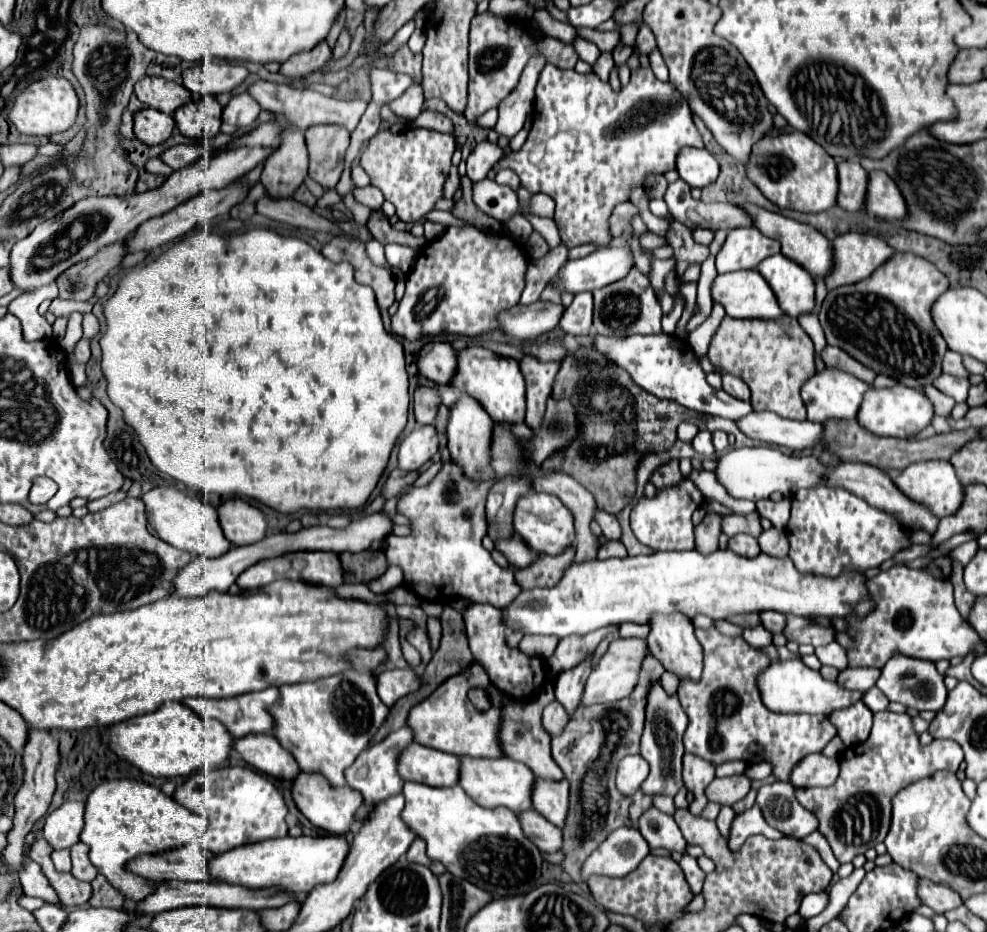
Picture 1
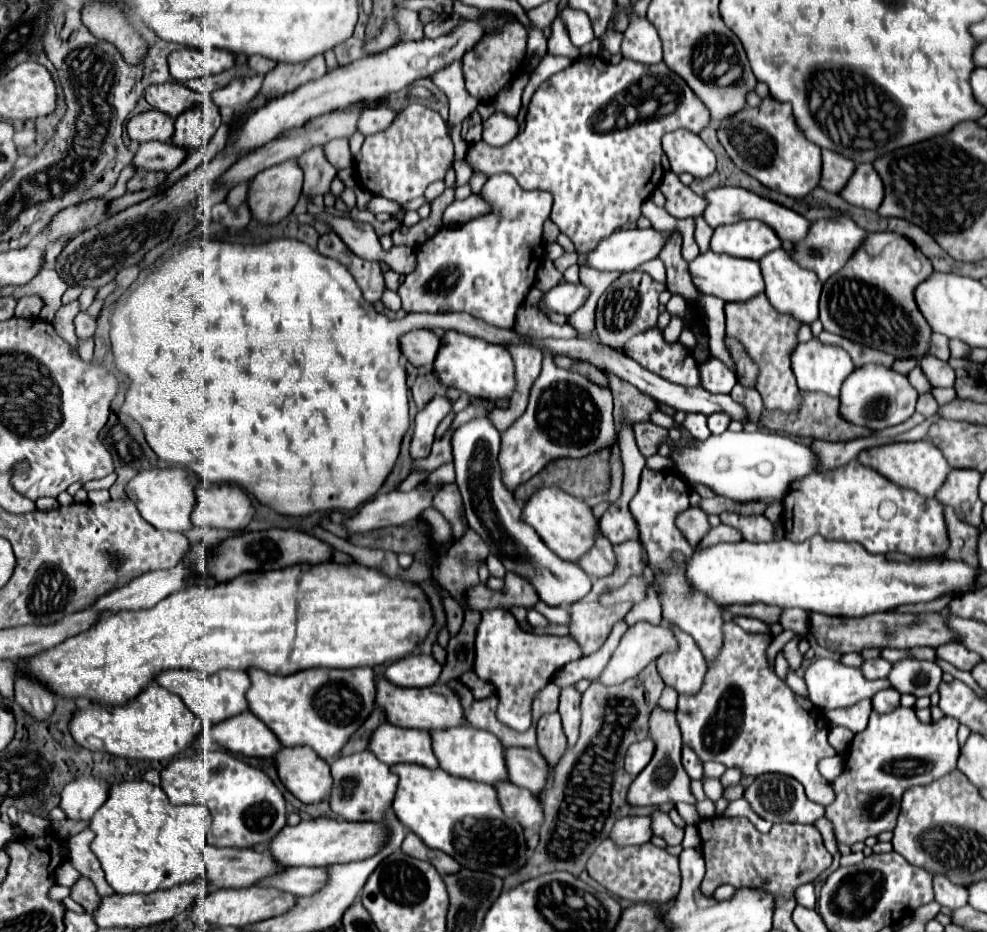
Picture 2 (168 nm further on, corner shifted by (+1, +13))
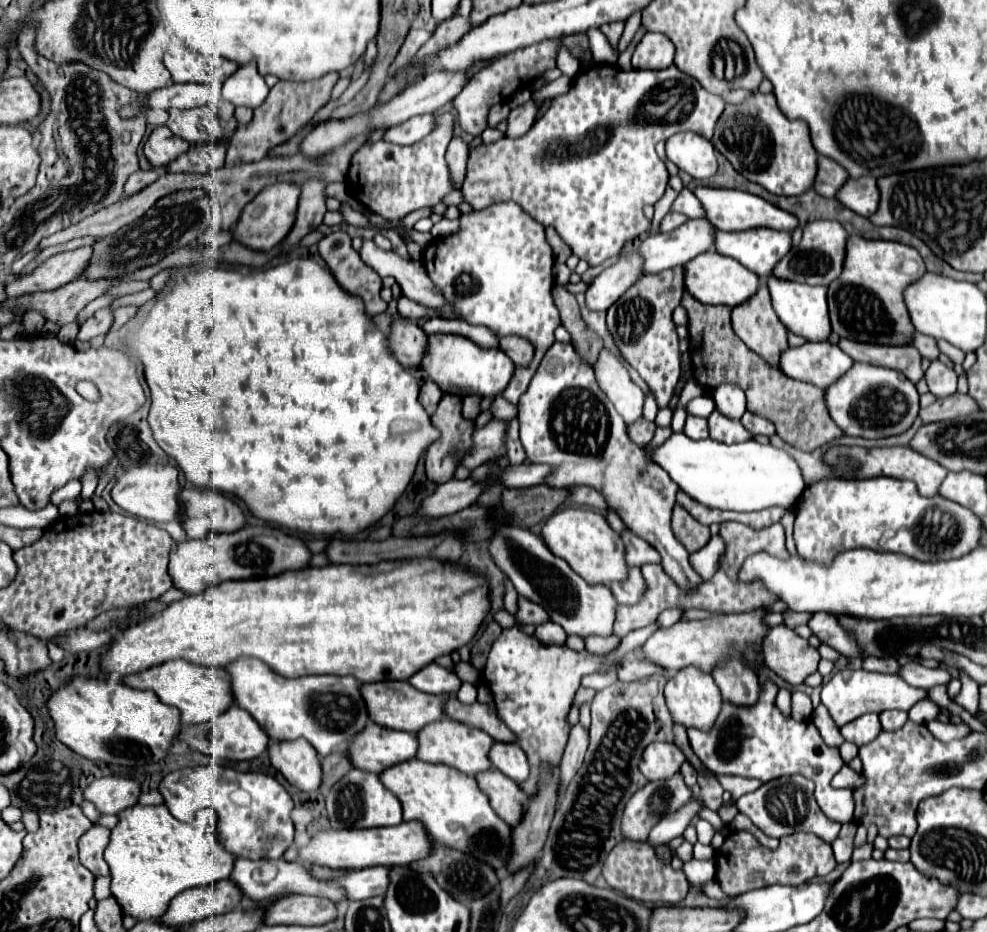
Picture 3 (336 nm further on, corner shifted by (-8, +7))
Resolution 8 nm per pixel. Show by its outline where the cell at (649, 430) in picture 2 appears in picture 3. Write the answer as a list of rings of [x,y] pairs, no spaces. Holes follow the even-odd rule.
[[[638,418],[636,422],[632,422],[632,426],[626,428],[628,430],[628,436],[634,444],[638,444],[640,448],[644,448],[646,444],[650,444],[650,440],[654,438],[654,430],[656,430],[656,424],[654,422],[648,422],[646,418]]]

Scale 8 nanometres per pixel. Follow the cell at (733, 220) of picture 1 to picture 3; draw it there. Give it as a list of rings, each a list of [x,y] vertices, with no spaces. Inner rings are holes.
[[[668,212],[664,218],[662,218],[662,222],[660,222],[660,232],[670,232],[670,230],[674,230],[676,226],[680,226],[680,224],[684,224],[688,218],[684,216],[684,214],[676,214],[676,212]]]

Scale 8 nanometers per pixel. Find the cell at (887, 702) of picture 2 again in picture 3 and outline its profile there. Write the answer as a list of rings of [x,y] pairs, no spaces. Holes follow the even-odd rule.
[[[888,710],[880,714],[882,730],[900,730],[900,726],[904,726],[906,720],[908,720],[908,714],[902,710]]]

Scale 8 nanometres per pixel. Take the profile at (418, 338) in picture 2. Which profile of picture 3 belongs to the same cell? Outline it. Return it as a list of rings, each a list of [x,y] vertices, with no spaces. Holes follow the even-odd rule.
[[[396,318],[388,336],[388,350],[404,368],[416,368],[428,350],[428,340],[418,324]]]

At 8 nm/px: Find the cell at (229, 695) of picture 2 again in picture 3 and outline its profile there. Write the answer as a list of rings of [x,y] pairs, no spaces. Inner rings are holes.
[[[180,658],[176,662],[164,662],[164,666],[152,666],[152,670],[144,670],[144,674],[132,674],[132,678],[124,678],[124,684],[140,690],[152,690],[160,702],[180,710],[182,724],[210,722],[234,704],[230,676],[226,670],[192,666],[190,662],[180,662]]]

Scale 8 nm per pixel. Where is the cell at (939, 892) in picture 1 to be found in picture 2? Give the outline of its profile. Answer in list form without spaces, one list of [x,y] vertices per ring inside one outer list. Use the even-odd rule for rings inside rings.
[[[933,876],[933,890],[935,890],[935,900],[941,906],[947,906],[949,910],[967,904],[967,888],[949,882],[947,876]]]

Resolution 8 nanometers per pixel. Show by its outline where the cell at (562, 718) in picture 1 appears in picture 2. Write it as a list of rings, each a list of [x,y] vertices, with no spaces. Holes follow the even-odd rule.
[[[553,712],[541,716],[537,724],[537,744],[539,752],[547,758],[547,762],[555,766],[567,748],[567,738],[563,736],[559,713]]]

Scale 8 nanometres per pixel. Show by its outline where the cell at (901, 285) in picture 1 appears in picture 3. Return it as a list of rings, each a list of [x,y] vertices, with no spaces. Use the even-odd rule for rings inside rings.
[[[848,236],[848,250],[844,256],[844,270],[840,278],[828,286],[828,310],[832,330],[850,340],[904,346],[912,344],[914,326],[902,300],[902,290],[922,278],[926,266],[918,250],[900,242],[866,240],[862,236]]]

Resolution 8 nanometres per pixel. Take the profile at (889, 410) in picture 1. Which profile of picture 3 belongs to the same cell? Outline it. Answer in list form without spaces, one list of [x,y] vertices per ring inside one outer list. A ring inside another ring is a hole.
[[[854,362],[852,370],[840,378],[840,382],[834,382],[826,392],[828,412],[832,414],[832,420],[844,430],[848,436],[860,436],[860,438],[886,438],[894,434],[902,434],[912,426],[912,422],[918,416],[918,392],[904,374],[896,370],[888,370],[882,366],[868,366]]]

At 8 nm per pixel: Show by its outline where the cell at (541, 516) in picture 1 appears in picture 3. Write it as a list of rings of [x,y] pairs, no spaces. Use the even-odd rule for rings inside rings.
[[[566,508],[548,518],[542,528],[542,538],[554,556],[560,556],[568,566],[580,574],[588,584],[610,586],[612,582],[624,582],[628,578],[628,566],[624,558],[624,542],[610,528],[606,518],[592,510]]]

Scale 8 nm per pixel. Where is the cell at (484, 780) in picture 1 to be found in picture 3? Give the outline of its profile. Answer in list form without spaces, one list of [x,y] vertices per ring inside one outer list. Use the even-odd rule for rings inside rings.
[[[442,718],[442,722],[434,722],[432,726],[424,726],[424,730],[420,730],[418,742],[420,742],[420,754],[416,754],[416,758],[424,760],[424,762],[432,762],[432,764],[448,764],[452,768],[458,768],[464,774],[478,774],[480,770],[488,770],[492,764],[488,760],[488,750],[492,746],[492,738],[478,730],[478,728],[470,728],[464,726],[462,722],[450,720],[450,718]]]

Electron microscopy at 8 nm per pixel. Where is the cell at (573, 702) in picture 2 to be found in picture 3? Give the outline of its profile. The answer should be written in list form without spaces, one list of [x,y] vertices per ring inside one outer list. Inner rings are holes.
[[[580,724],[572,726],[570,740],[566,744],[566,750],[564,750],[564,756],[560,762],[560,790],[558,790],[560,794],[568,788],[568,782],[580,770],[580,766],[584,762],[586,748],[588,748],[588,732]]]

